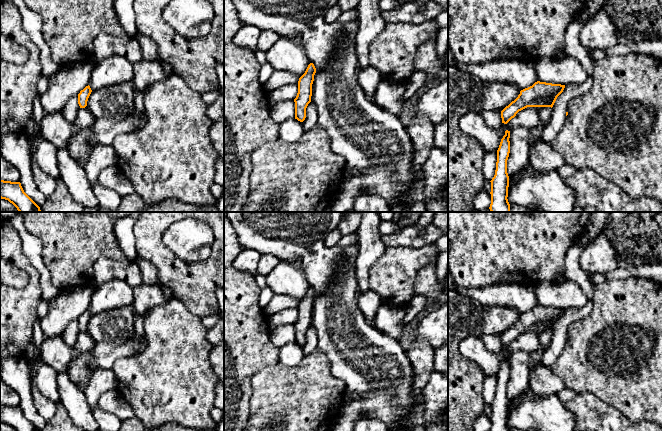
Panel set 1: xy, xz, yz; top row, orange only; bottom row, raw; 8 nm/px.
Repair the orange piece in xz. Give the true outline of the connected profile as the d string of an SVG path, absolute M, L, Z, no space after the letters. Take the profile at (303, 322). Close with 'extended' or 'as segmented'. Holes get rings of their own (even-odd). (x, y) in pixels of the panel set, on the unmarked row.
M310 287L305 297L299 302L298 305L298 317L295 326L295 343L303 346L306 342L306 332L311 326L312 320L312 308L314 305L314 299L316 292L313 287Z | as segmented

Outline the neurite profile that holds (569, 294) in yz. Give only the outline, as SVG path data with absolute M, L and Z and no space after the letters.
M571 280L562 284L556 281L542 282L536 285L534 290L540 306L568 309L583 307L588 300L580 286Z

